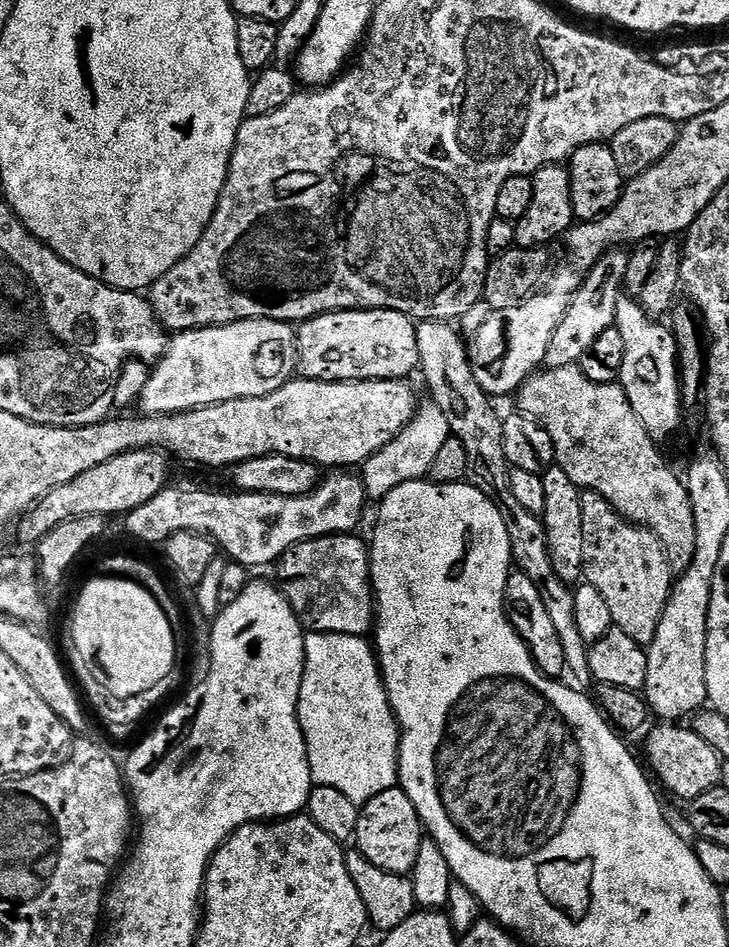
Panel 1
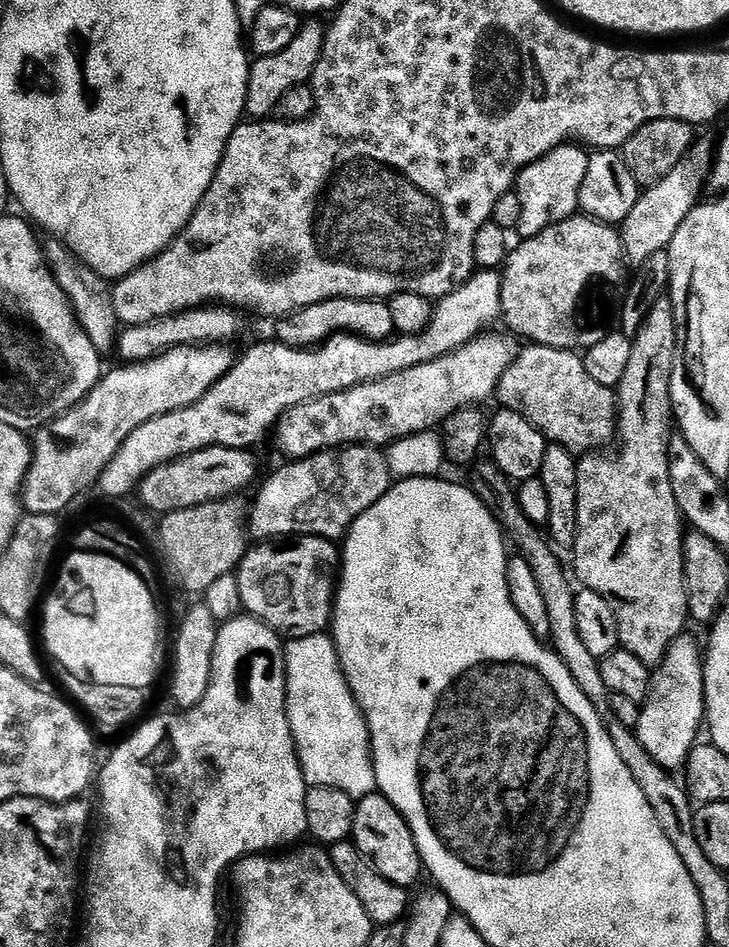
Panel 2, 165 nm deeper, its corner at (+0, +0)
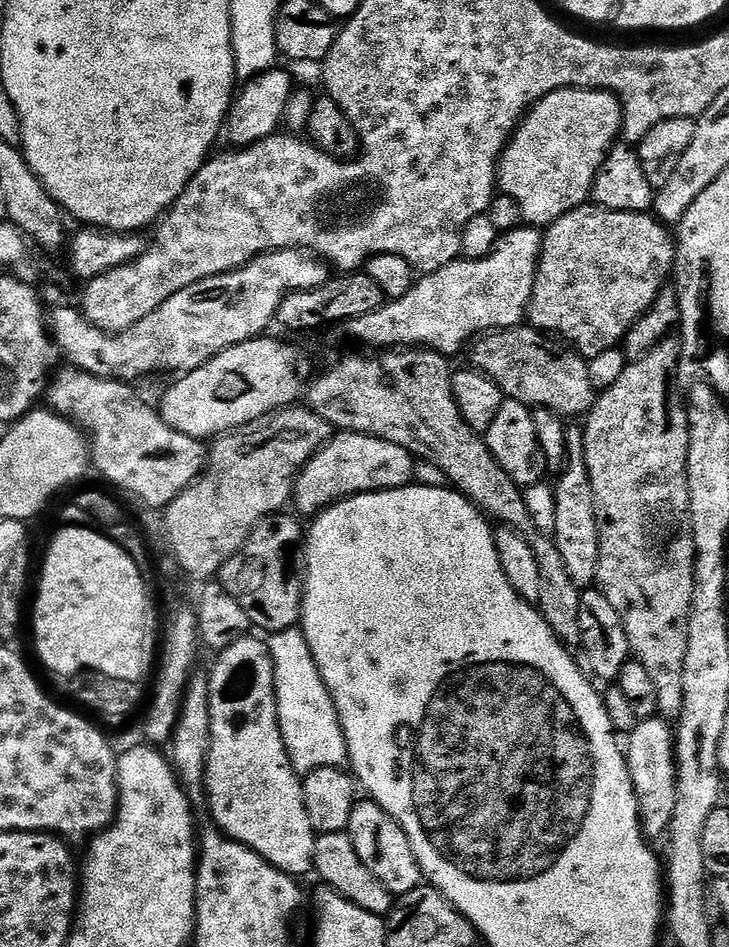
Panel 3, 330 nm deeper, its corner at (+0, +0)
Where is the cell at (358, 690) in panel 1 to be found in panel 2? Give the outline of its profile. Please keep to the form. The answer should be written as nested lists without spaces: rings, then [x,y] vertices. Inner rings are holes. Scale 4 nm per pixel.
[[[321,634],[306,638],[292,638],[286,644],[286,663],[288,666],[288,721],[300,765],[304,771],[304,781],[309,786],[330,786],[350,794],[359,802],[363,796],[371,796],[377,791],[376,765],[372,763],[372,735],[368,732],[368,719],[360,709],[359,702],[348,685],[348,677],[340,664],[336,644],[331,635]]]

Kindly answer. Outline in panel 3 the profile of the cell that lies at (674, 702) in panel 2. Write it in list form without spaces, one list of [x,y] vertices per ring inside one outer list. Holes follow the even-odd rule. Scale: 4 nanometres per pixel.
[[[664,718],[641,720],[635,730],[626,736],[626,742],[628,773],[636,791],[640,811],[640,831],[648,838],[663,837],[674,818],[676,801],[676,746],[673,725]]]

